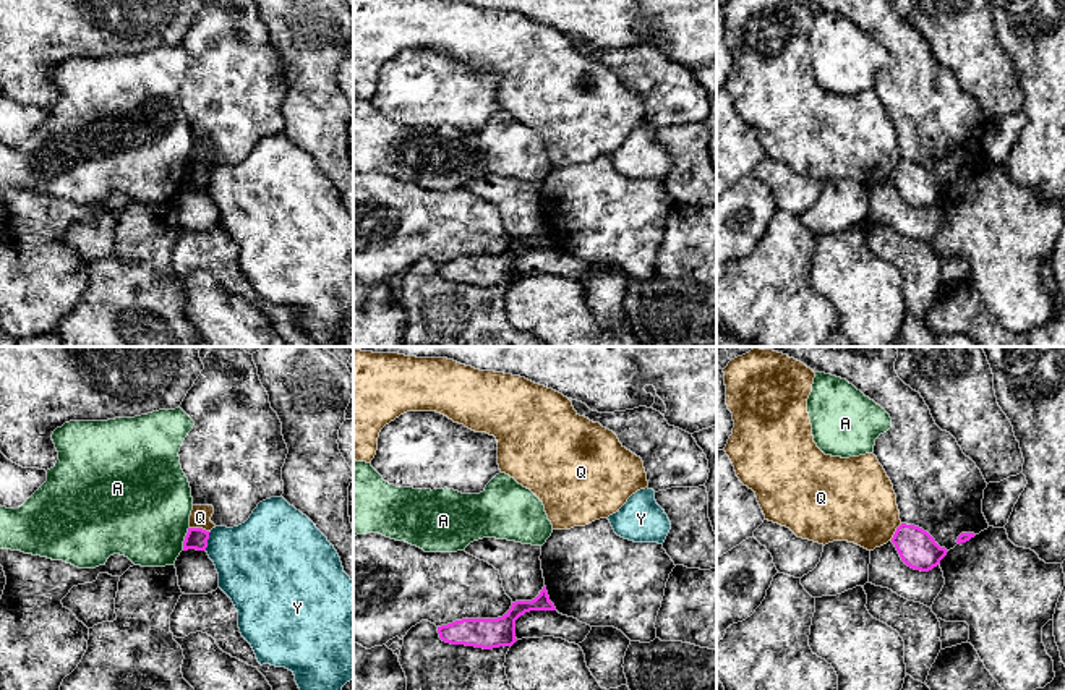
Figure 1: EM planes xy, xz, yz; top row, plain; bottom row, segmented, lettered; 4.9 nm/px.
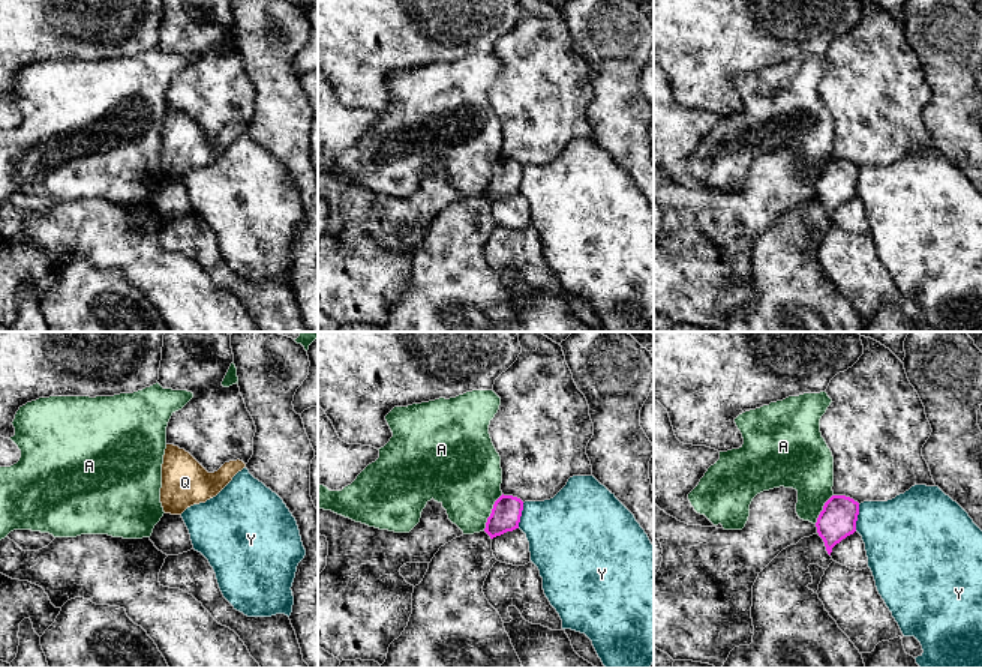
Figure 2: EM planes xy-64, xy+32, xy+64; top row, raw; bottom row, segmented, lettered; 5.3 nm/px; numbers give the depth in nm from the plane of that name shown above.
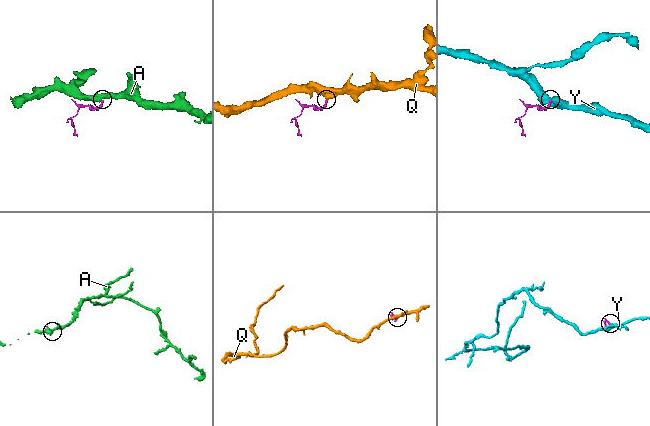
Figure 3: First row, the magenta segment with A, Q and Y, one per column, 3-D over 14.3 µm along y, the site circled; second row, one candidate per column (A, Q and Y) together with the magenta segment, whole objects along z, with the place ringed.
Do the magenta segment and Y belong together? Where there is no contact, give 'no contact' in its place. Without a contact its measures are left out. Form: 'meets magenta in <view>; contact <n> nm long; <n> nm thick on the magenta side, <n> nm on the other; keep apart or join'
meets magenta in xy; contact 100 nm long; 110 nm thick on the magenta side, 380 nm on the other; keep apart

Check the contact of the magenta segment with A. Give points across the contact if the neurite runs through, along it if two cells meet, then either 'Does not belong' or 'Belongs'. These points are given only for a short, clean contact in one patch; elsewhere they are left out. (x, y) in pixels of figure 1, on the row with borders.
Boundary: xy (188, 527), (182, 549). Does not belong

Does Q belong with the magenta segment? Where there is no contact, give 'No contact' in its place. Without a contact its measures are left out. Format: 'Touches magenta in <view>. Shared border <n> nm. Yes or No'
Touches magenta in xy. Shared border 110 nm. No

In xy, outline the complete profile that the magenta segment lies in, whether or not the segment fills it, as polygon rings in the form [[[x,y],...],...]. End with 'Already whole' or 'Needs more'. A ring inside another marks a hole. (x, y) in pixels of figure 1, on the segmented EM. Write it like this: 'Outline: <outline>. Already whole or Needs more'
Outline: [[[188,528],[188,533],[183,541],[183,551],[188,549],[206,551],[209,533],[211,531],[206,531],[203,528]]]. Already whole

